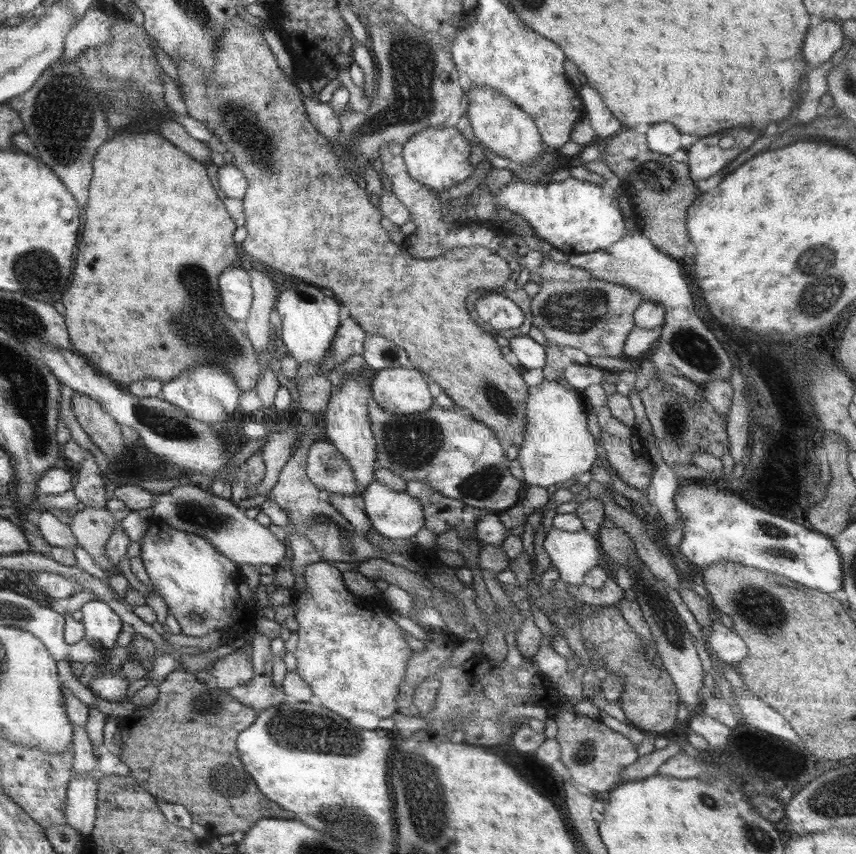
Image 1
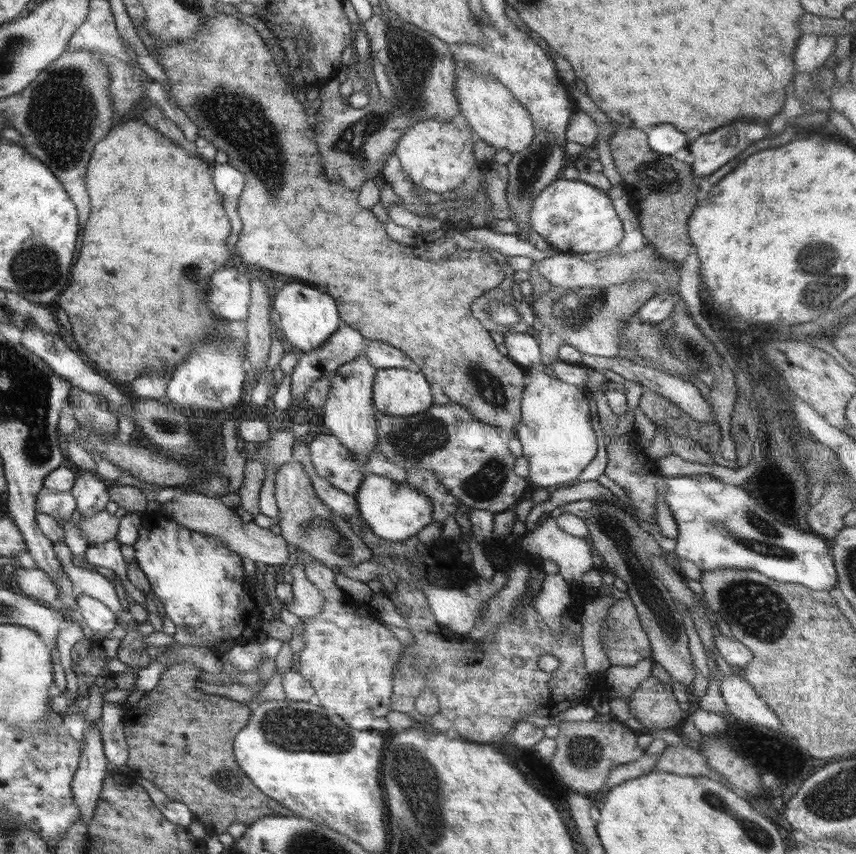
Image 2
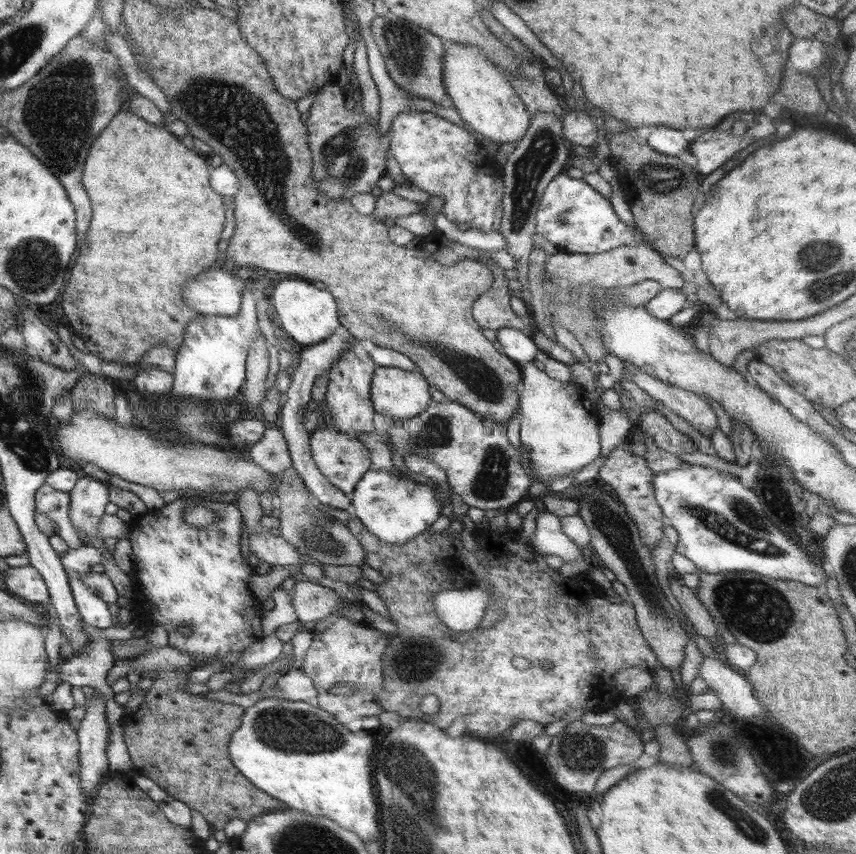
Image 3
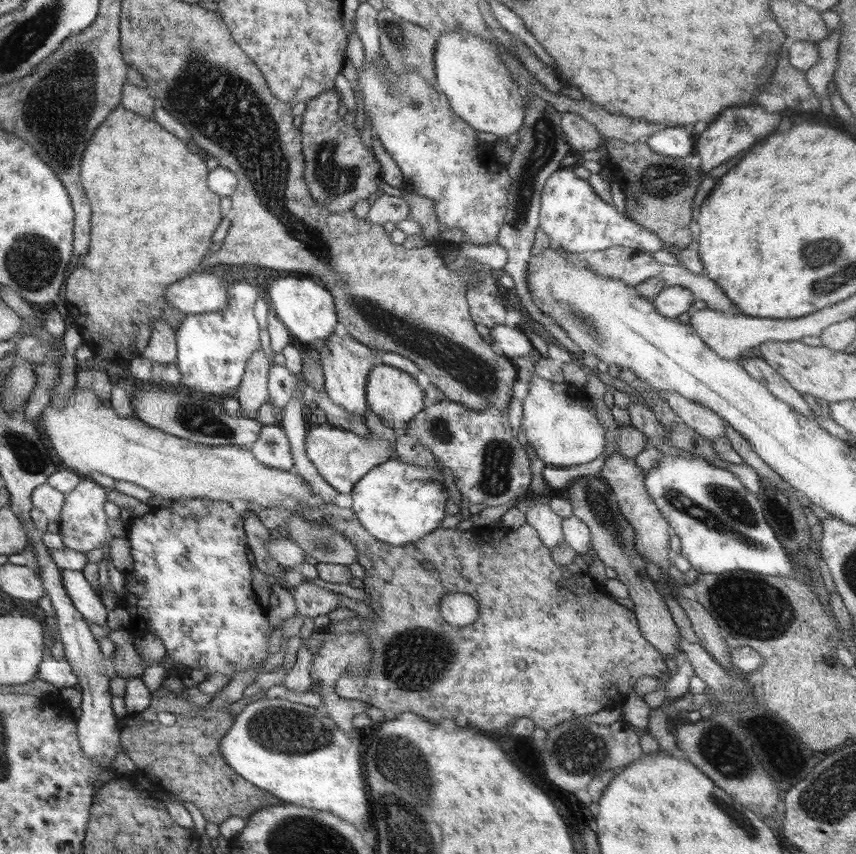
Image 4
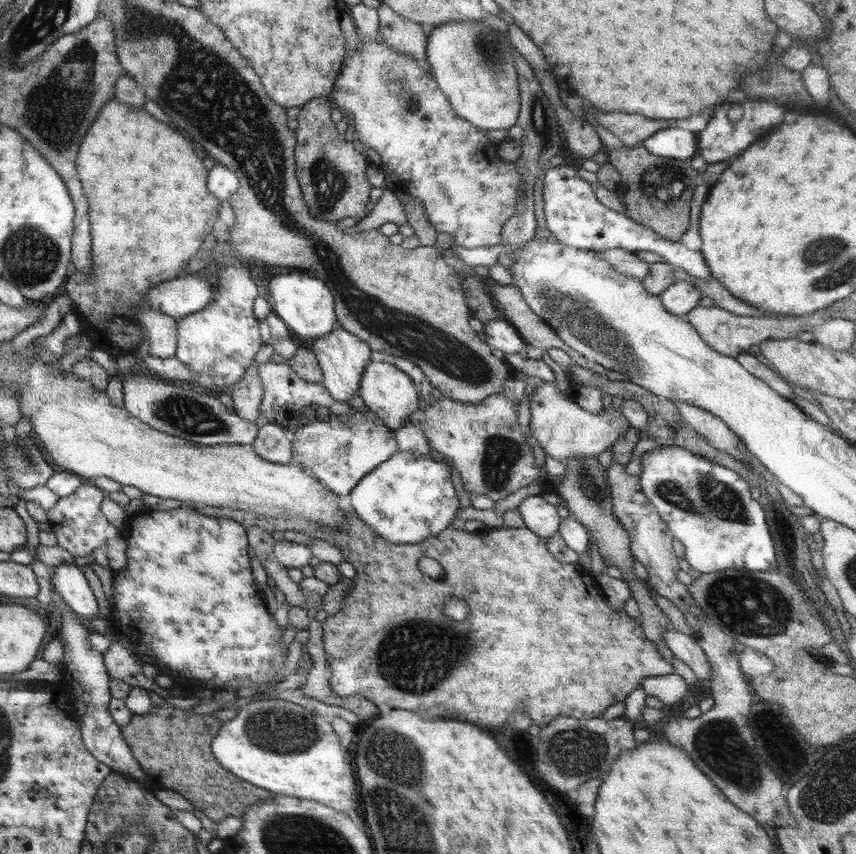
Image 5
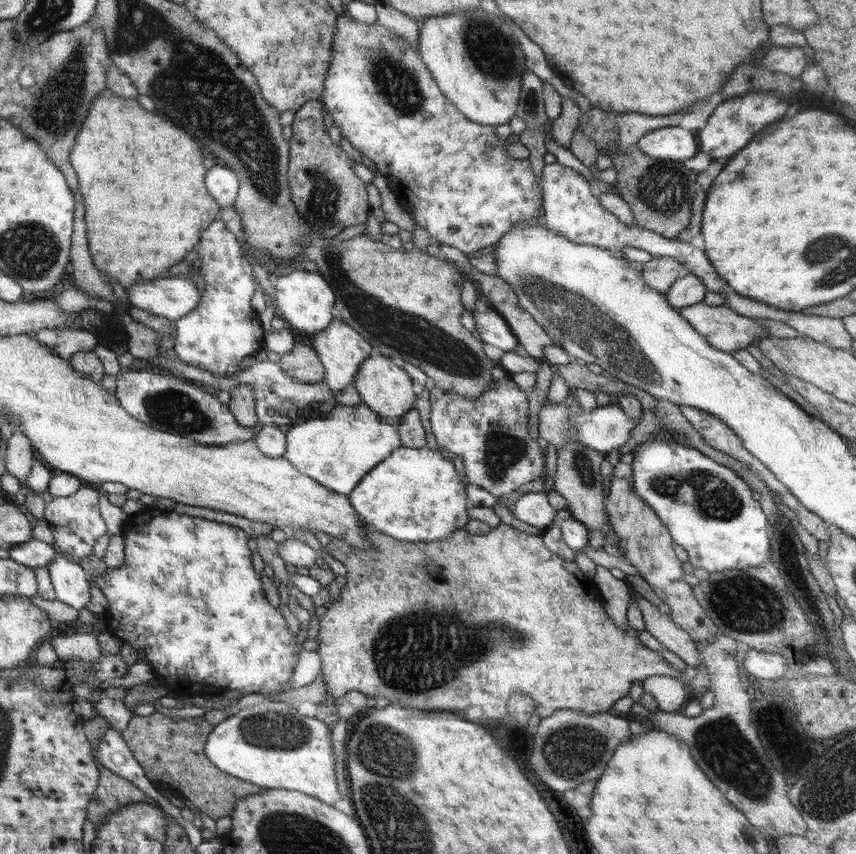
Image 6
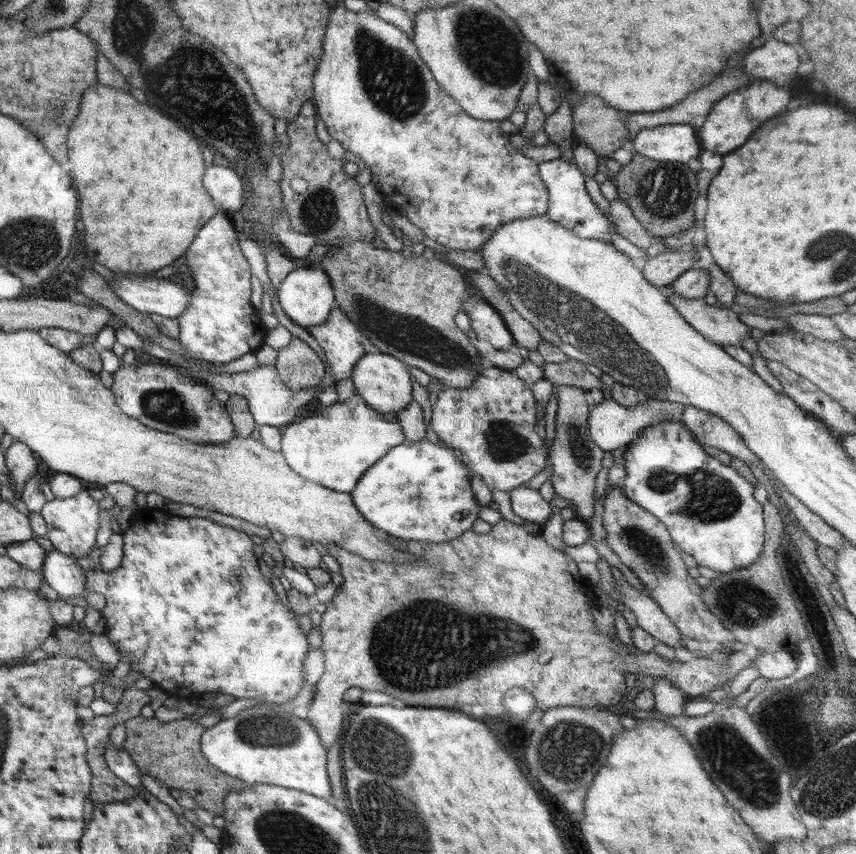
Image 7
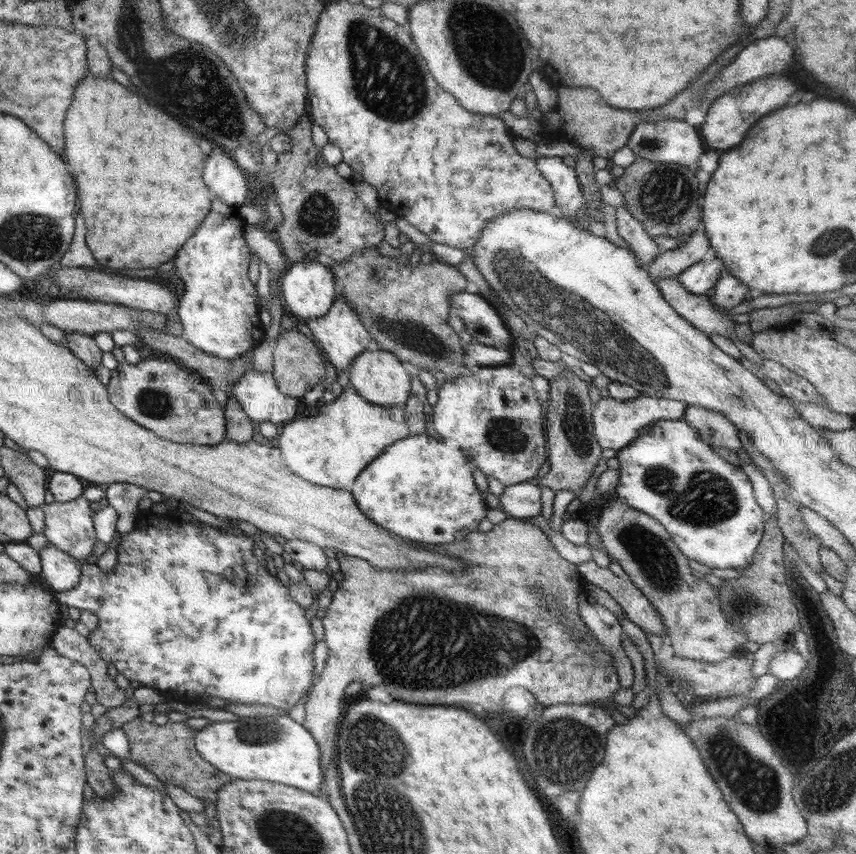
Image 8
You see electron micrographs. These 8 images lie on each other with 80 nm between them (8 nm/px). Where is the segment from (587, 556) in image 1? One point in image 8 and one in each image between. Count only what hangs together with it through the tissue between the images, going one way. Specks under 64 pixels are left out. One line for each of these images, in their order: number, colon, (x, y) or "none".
2: (572, 555)
3: (548, 538)
4: (549, 526)
5: (541, 517)
6: (533, 507)
7: (526, 502)
8: (522, 501)

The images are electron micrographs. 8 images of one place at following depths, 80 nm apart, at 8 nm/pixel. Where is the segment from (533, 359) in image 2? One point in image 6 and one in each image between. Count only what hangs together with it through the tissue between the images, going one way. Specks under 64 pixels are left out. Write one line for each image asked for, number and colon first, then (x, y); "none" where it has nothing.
3: (518, 345)
4: (513, 342)
5: (500, 334)
6: (493, 329)

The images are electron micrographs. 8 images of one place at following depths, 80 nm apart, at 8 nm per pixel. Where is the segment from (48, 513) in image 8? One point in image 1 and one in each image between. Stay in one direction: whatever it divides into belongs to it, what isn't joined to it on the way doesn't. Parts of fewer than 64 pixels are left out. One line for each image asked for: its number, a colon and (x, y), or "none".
1: (89, 489)
2: (91, 493)
3: (88, 498)
4: (82, 523)
5: (79, 525)
6: (75, 521)
7: (72, 524)

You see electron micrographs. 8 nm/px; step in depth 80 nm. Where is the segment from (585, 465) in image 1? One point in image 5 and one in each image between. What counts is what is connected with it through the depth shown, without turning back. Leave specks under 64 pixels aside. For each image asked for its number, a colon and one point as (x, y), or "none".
2: (555, 429)
3: (559, 427)
4: (564, 432)
5: (563, 429)

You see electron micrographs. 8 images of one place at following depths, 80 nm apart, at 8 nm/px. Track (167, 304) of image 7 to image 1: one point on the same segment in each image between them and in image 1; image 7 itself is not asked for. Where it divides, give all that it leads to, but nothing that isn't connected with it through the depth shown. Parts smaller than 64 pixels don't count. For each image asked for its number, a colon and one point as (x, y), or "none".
1: (234, 283)
2: (229, 292)
3: (214, 292)
4: (198, 293)
5: (188, 294)
6: (172, 297)

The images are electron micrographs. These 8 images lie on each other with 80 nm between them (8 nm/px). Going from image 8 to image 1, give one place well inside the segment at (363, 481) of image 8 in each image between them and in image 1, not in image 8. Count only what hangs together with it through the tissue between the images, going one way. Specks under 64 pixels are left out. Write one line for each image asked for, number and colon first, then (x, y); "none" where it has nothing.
1: (396, 515)
2: (395, 511)
3: (395, 506)
4: (398, 503)
5: (408, 498)
6: (415, 495)
7: (419, 491)

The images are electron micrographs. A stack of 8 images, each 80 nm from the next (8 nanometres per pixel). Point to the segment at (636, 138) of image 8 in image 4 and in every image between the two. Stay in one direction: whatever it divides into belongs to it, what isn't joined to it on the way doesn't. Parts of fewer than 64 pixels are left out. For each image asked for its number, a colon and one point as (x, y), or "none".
4: (676, 142)
5: (673, 143)
6: (672, 143)
7: (671, 143)

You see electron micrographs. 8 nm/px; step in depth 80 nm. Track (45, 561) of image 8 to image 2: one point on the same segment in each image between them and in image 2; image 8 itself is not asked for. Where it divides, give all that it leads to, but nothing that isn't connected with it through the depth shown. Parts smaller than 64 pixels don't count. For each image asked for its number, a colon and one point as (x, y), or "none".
2: (99, 618)
3: (94, 611)
4: (87, 602)
5: (69, 581)
6: (71, 584)
7: (62, 572)

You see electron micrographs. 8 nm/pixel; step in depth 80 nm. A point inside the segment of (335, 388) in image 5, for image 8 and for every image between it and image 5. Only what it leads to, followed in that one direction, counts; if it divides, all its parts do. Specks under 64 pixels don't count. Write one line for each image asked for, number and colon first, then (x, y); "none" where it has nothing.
6: (341, 349)
7: (344, 343)
8: (342, 334)

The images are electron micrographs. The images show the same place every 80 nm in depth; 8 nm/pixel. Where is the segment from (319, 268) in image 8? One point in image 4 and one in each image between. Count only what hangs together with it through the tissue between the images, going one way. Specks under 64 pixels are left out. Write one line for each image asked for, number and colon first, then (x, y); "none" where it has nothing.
4: (307, 308)
5: (306, 304)
6: (306, 300)
7: (307, 297)

